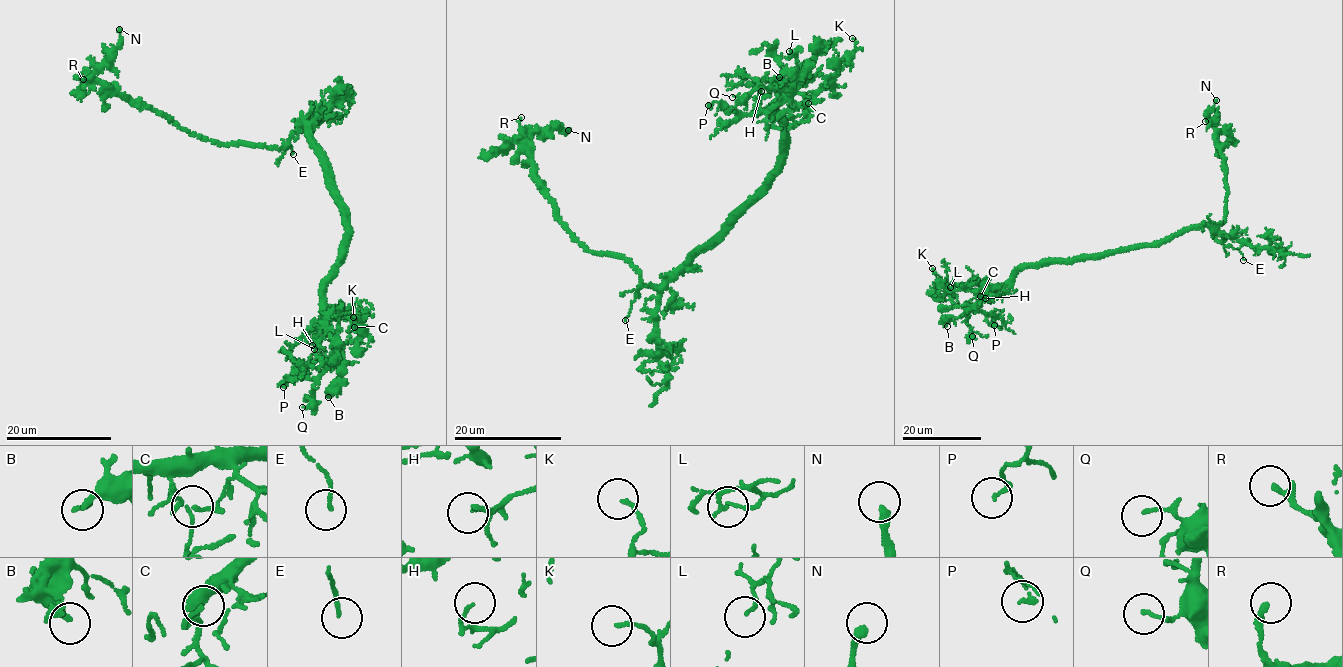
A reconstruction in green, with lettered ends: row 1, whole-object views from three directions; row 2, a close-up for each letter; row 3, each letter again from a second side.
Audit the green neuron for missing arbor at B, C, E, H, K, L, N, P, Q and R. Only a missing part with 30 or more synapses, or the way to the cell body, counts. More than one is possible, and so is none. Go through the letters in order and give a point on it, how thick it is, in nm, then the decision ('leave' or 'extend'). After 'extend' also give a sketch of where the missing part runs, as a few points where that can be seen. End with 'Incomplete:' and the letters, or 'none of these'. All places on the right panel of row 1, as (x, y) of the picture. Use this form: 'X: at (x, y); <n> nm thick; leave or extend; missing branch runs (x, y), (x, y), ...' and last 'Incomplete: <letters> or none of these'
B: at (947, 326); 240 nm thick; leave
C: at (980, 296); 130 nm thick; leave
E: at (1243, 260); 130 nm thick; leave
H: at (985, 298); 90 nm thick; leave
K: at (932, 268); 130 nm thick; leave
L: at (950, 287); 100 nm thick; leave
N: at (1216, 100); 280 nm thick; leave
P: at (994, 325); 180 nm thick; leave
Q: at (972, 336); 120 nm thick; leave
R: at (1205, 121); 280 nm thick; leave
Incomplete: none of these

